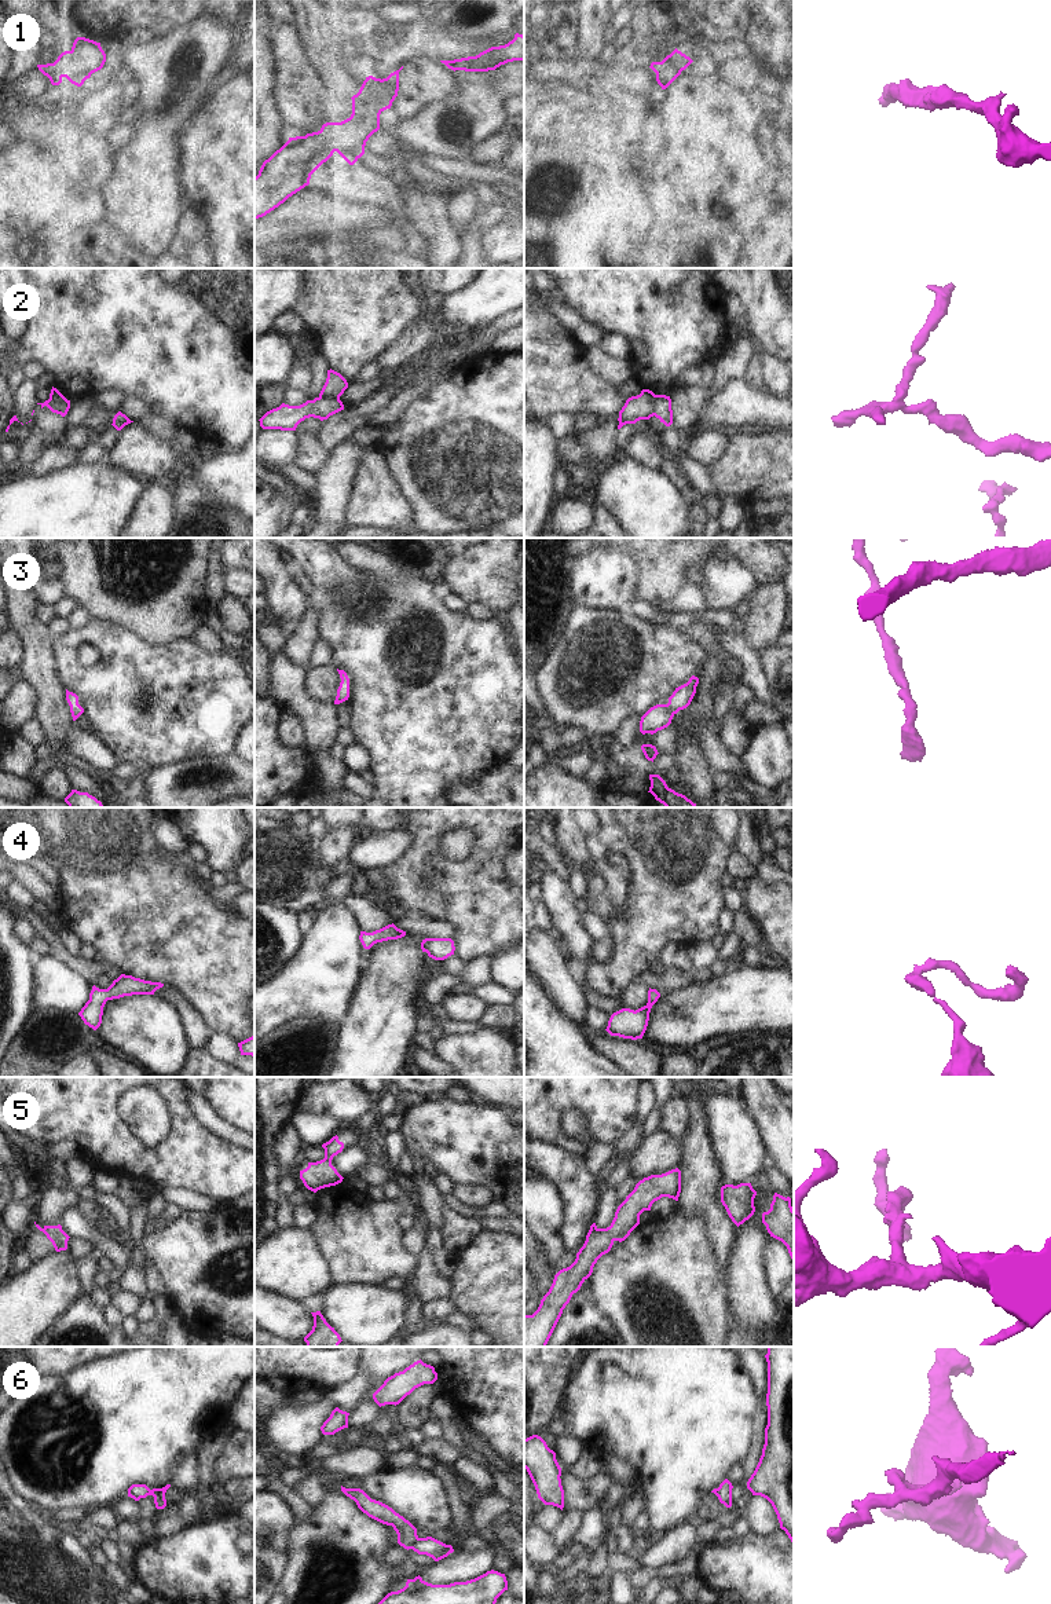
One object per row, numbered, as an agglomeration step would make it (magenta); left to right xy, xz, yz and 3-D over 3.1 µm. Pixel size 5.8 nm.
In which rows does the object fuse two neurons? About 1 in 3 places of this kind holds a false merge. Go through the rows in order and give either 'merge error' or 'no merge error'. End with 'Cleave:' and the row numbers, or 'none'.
1: no merge error
2: merge error
3: no merge error
4: no merge error
5: no merge error
6: merge error
Cleave: 2, 6

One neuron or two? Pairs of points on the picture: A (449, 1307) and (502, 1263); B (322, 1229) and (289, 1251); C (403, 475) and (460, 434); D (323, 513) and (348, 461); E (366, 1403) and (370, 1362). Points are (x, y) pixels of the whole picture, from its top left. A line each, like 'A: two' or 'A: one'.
A: two
B: two
C: one
D: one
E: one

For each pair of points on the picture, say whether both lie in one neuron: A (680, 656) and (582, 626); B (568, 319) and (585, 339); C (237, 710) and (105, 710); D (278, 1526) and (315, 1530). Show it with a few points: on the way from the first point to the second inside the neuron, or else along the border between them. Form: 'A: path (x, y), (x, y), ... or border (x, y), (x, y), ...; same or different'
A: path (655, 656), (607, 645); same
B: path (572, 323), (583, 334); same
C: path (204, 710), (190, 710), (180, 720), (138, 713); same
D: border (296, 1523), (289, 1534), (286, 1559); different

